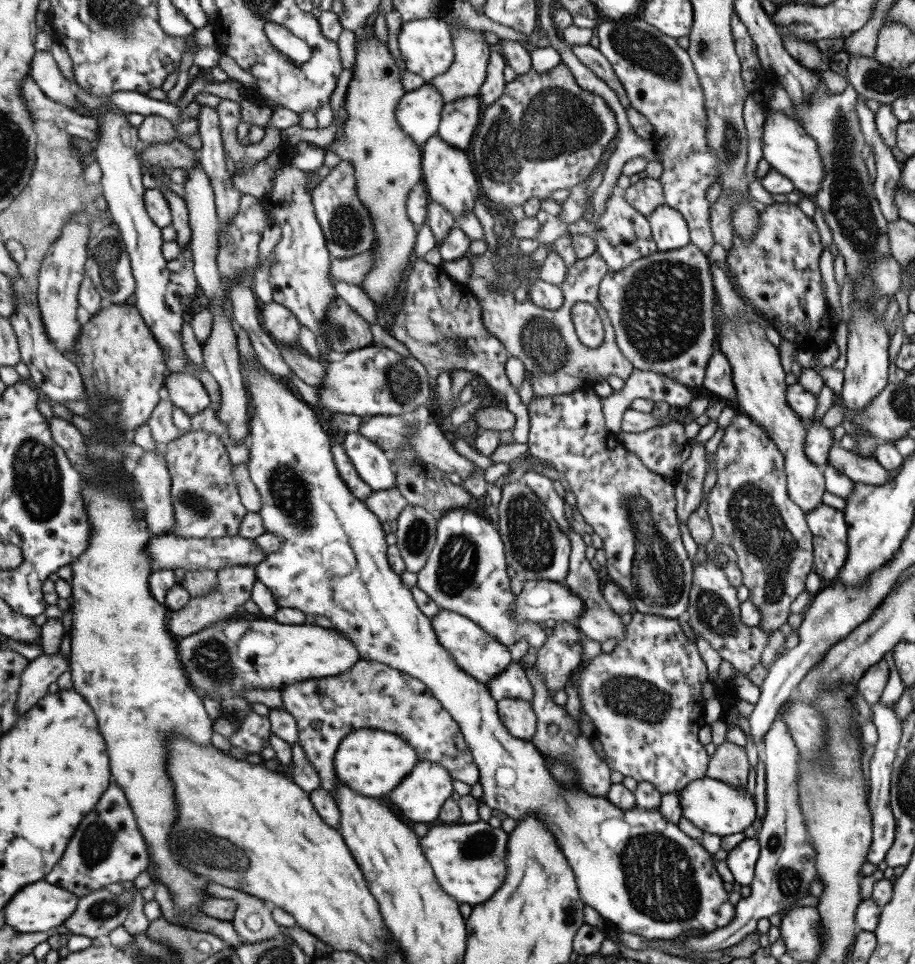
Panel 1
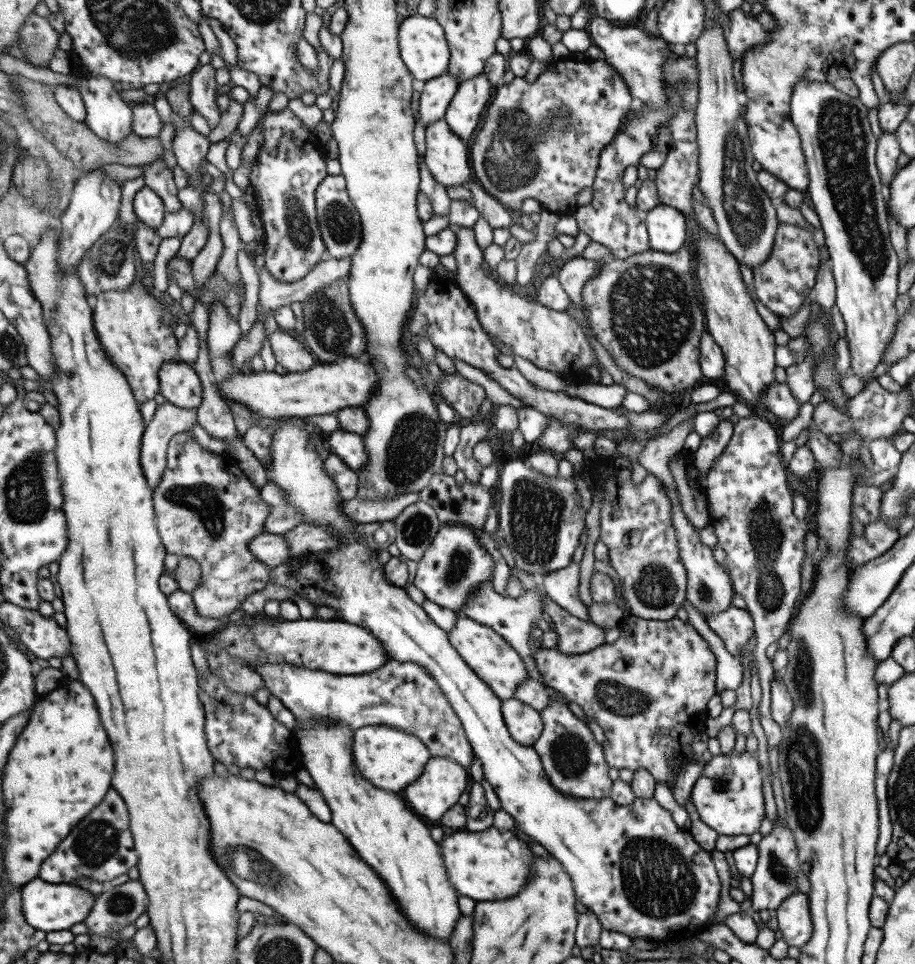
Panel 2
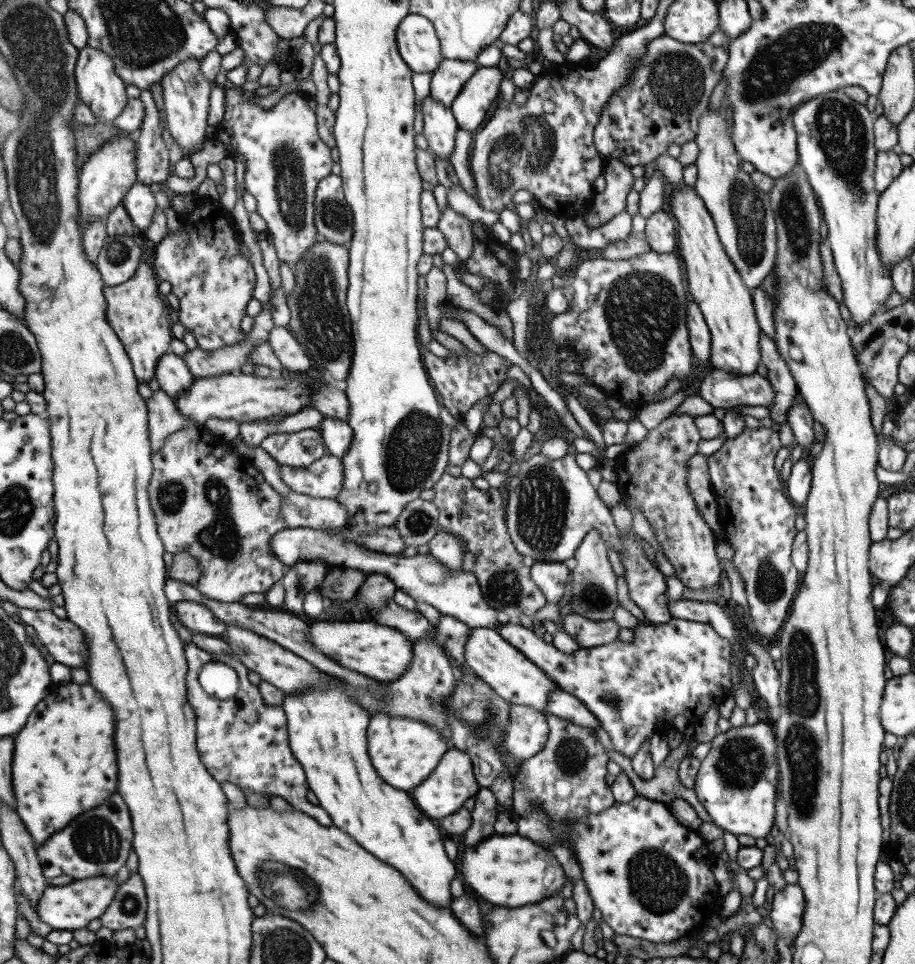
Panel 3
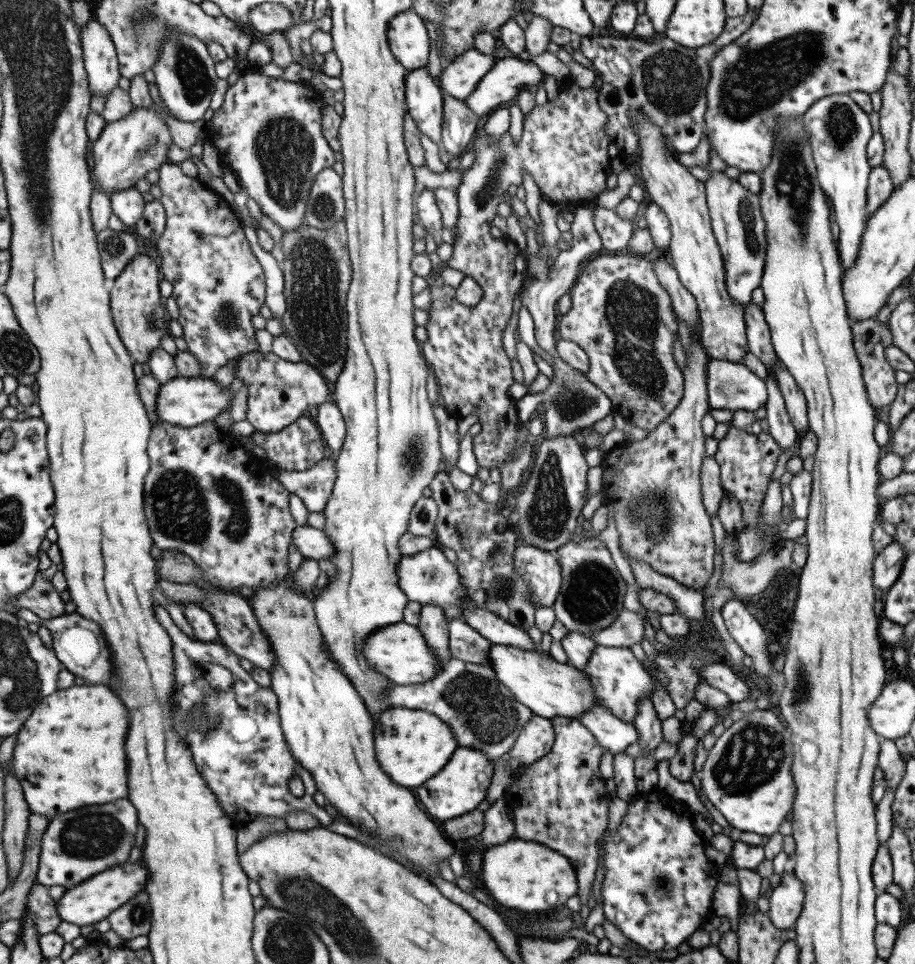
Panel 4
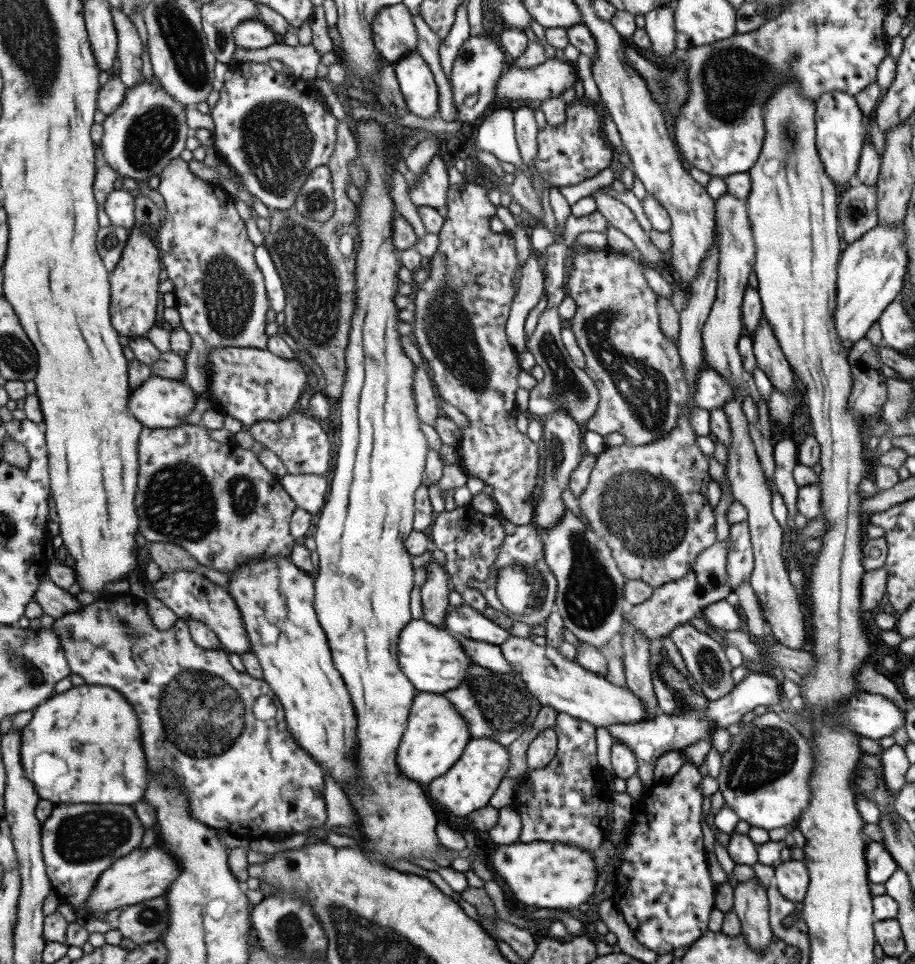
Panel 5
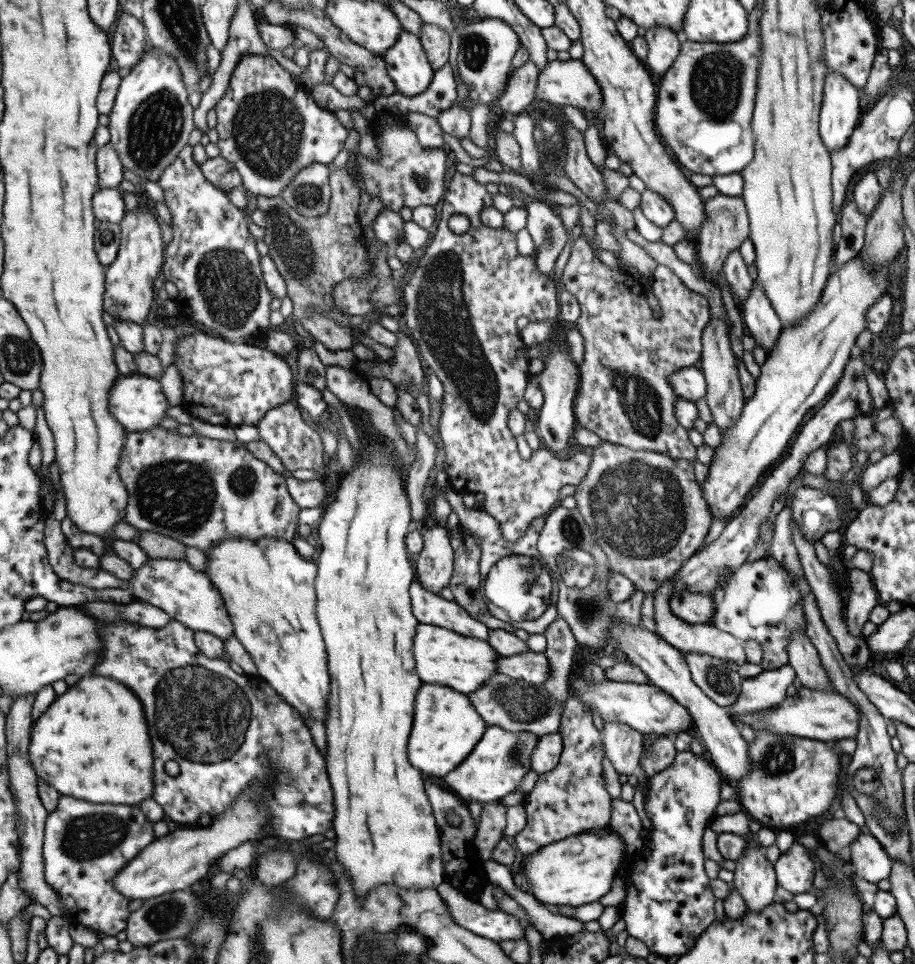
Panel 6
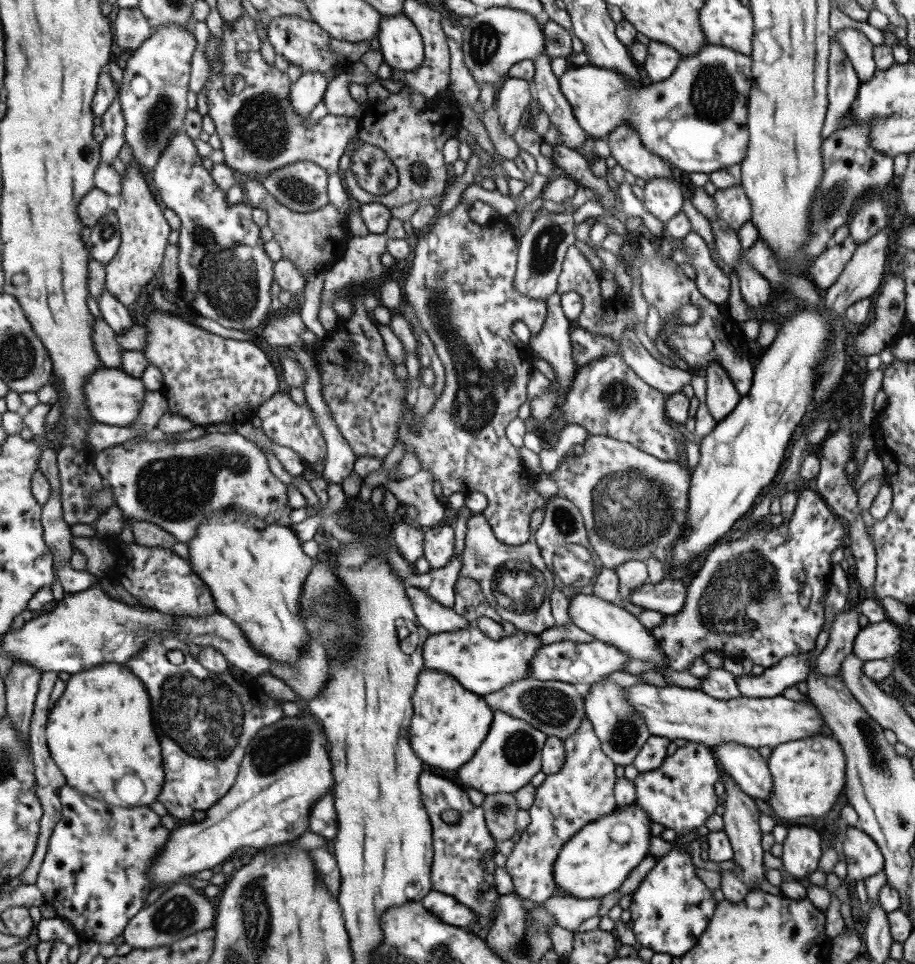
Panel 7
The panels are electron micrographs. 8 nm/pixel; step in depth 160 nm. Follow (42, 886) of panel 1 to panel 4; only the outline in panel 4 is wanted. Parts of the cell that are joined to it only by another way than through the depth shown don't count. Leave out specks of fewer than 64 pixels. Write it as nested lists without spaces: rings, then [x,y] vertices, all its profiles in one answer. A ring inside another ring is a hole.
[[[141,859],[105,869],[102,873],[81,883],[79,887],[66,890],[56,903],[59,914],[64,921],[74,922],[79,926],[101,922],[109,918],[117,909],[122,908],[124,904],[135,899],[141,891],[145,891],[151,874],[150,868]]]

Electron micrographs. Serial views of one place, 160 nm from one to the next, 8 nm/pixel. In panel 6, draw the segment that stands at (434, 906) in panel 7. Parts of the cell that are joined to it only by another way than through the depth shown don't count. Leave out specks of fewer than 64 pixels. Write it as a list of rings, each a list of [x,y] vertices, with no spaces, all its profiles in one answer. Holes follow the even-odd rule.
[[[446,883],[437,886],[435,890],[442,896],[442,902],[447,904],[450,917],[459,926],[496,943],[524,936],[524,929],[514,916],[497,909],[487,910],[478,903],[471,902]]]

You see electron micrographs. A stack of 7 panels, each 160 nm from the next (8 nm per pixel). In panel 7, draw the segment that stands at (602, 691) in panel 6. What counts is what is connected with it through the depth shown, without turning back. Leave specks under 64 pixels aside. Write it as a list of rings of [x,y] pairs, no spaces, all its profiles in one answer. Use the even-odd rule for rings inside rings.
[[[645,683],[627,687],[624,697],[643,717],[650,735],[665,737],[670,741],[683,738],[710,748],[729,741],[757,749],[825,733],[824,720],[810,700],[793,702],[781,695],[749,698],[741,694],[737,698],[719,700],[701,689]]]

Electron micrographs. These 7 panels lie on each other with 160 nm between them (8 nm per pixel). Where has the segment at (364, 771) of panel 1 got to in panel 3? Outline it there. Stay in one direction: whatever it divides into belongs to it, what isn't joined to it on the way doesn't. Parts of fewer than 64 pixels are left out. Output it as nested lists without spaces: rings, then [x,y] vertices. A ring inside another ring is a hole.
[[[379,713],[373,716],[368,739],[370,755],[378,773],[391,786],[410,792],[434,772],[448,749],[435,727],[419,719],[399,715]]]

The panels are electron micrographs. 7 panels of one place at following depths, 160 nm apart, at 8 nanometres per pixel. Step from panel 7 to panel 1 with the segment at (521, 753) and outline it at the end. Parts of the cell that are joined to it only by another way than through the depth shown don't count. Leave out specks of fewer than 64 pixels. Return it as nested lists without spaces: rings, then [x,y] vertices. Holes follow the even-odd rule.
[[[420,760],[414,768],[414,772],[394,792],[390,793],[390,800],[399,807],[402,817],[429,824],[439,817],[442,805],[454,792],[453,784],[451,784],[452,779],[448,770],[439,763]]]

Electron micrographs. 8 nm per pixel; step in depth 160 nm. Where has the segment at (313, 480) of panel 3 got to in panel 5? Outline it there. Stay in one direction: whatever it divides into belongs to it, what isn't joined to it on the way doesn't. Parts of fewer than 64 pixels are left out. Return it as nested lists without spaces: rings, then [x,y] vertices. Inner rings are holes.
[[[287,473],[283,476],[282,486],[298,503],[298,508],[304,508],[315,516],[319,516],[327,504],[331,489],[329,478],[317,474],[291,475]]]

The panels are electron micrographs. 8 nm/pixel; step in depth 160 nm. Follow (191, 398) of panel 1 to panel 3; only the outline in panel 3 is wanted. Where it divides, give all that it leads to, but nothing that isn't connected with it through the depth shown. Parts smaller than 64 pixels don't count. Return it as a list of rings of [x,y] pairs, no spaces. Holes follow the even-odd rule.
[[[174,353],[165,354],[159,361],[156,380],[160,389],[165,390],[175,400],[191,389],[197,378],[191,373],[187,361]]]

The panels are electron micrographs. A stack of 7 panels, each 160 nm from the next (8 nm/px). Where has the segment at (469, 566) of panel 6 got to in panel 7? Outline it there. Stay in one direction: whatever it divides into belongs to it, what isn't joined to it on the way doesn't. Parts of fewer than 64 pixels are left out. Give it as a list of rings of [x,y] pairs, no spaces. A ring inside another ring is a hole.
[[[457,578],[454,582],[452,609],[467,622],[473,623],[479,617],[487,617],[501,624],[501,617],[495,612],[493,605],[486,601],[480,586],[472,578]]]

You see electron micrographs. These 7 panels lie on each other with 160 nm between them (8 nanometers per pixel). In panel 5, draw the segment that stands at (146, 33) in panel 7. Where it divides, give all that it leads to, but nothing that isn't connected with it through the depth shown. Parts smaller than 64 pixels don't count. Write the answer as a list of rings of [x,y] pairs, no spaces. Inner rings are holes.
[[[111,8],[118,27],[118,60],[120,61],[120,79],[128,89],[143,80],[143,40],[135,22],[121,9]]]

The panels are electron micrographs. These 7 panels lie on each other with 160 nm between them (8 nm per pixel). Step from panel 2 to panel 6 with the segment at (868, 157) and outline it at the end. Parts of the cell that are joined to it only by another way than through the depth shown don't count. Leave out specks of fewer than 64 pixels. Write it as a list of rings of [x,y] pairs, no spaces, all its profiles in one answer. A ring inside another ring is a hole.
[[[827,73],[824,75],[822,101],[818,114],[818,133],[825,150],[841,150],[849,140],[851,131],[857,126],[862,114],[859,97],[860,90],[855,88],[841,73]]]

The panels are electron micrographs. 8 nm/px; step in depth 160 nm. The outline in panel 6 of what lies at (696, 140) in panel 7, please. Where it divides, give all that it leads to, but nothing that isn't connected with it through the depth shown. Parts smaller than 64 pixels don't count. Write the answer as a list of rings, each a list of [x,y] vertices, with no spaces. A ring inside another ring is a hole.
[[[746,33],[737,42],[681,40],[673,64],[662,74],[655,99],[654,127],[673,159],[686,173],[740,172],[752,159],[750,120],[756,89],[760,38]],[[555,59],[549,61],[545,68],[538,73],[536,77],[535,100],[545,100],[551,105],[573,106],[577,108],[583,115],[591,114],[592,118],[602,105],[602,96],[597,81],[591,76],[588,68],[577,59],[569,59],[559,61]]]

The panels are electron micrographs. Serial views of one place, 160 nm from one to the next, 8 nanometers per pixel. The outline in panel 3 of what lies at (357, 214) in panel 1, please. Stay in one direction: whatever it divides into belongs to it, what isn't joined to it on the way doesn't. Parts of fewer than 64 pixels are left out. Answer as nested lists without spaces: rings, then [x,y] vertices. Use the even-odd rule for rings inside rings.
[[[331,173],[319,183],[315,222],[321,237],[350,248],[354,237],[354,218],[341,174]]]

